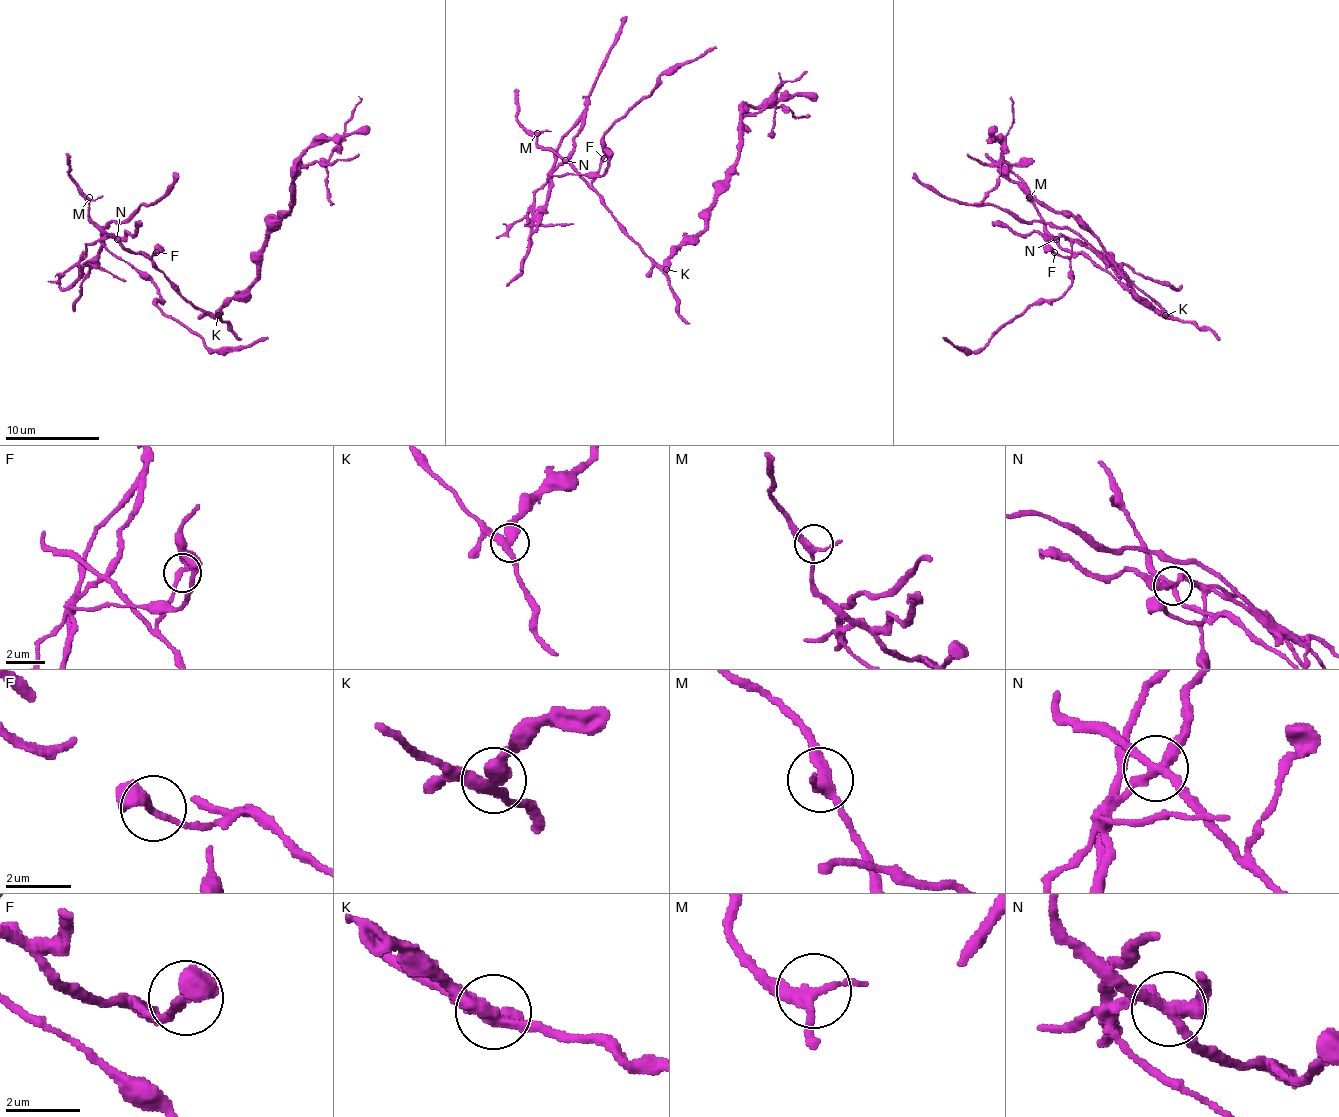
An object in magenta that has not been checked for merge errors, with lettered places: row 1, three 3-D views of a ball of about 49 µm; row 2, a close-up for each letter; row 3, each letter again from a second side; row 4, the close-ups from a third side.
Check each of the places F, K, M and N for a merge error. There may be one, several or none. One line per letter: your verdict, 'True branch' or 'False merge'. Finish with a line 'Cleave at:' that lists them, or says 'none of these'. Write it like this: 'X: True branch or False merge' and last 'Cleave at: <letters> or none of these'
F: True branch
K: False merge
M: True branch
N: False merge
Cleave at: K, N

